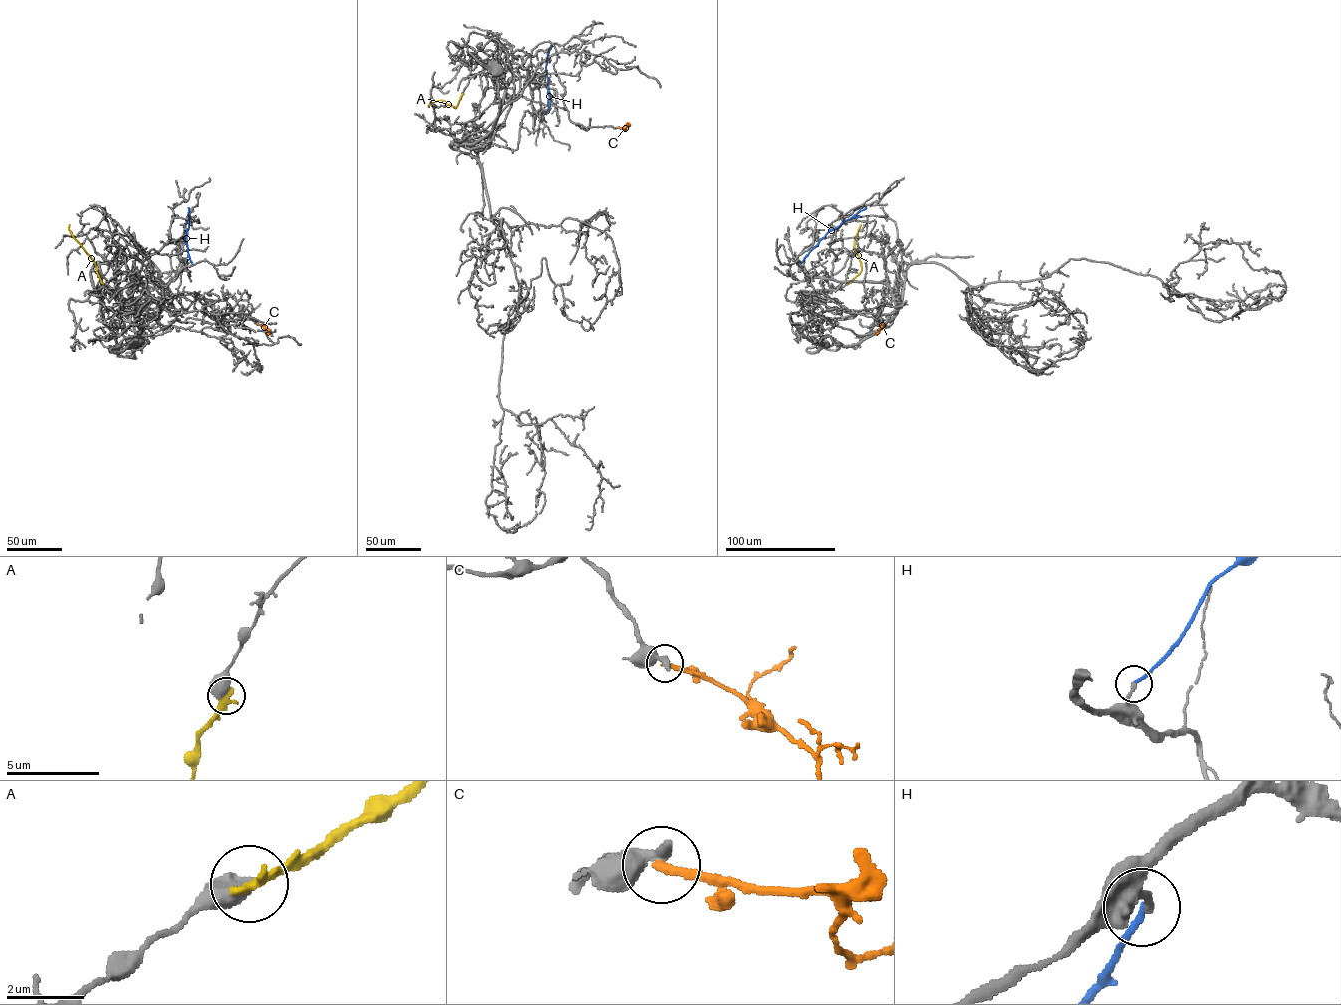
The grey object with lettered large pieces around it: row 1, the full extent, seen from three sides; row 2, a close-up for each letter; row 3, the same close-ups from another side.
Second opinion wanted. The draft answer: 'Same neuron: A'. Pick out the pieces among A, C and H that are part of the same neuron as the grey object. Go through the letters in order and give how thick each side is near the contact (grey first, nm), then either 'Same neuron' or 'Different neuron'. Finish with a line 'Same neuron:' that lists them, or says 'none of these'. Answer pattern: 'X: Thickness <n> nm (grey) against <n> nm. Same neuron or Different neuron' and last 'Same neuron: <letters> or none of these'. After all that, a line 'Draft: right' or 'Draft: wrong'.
A: Thickness 700 nm (grey) against 320 nm. Different neuron
C: Thickness 550 nm (grey) against 240 nm. Different neuron
H: Thickness 200 nm (grey) against 140 nm. Different neuron
Same neuron: none of these
Draft: wrong

